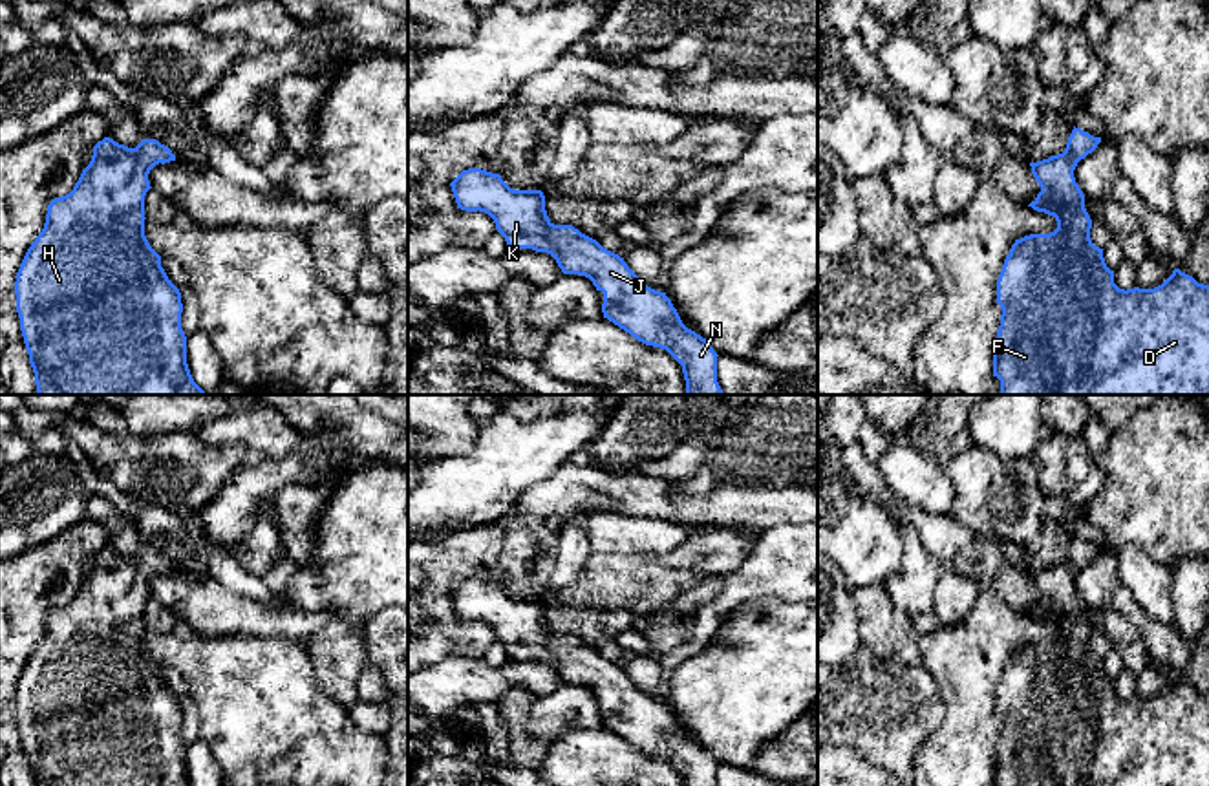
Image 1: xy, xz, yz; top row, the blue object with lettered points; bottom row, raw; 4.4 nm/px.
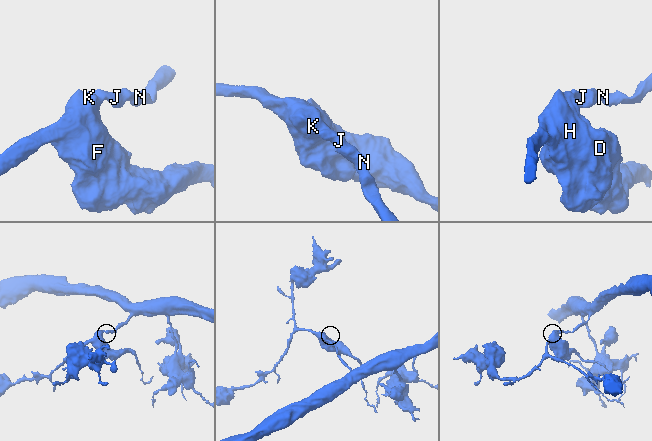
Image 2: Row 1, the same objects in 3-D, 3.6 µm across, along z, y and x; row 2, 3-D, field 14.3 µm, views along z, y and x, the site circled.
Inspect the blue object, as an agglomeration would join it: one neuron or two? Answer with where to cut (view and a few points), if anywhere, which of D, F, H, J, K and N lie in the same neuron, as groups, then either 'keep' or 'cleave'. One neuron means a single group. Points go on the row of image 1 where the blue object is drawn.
no cut | D F H J K N | keep

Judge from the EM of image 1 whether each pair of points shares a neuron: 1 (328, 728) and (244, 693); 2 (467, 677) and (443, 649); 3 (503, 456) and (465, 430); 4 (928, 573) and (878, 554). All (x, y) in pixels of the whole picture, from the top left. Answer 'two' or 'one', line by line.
1: one
2: two
3: two
4: two

